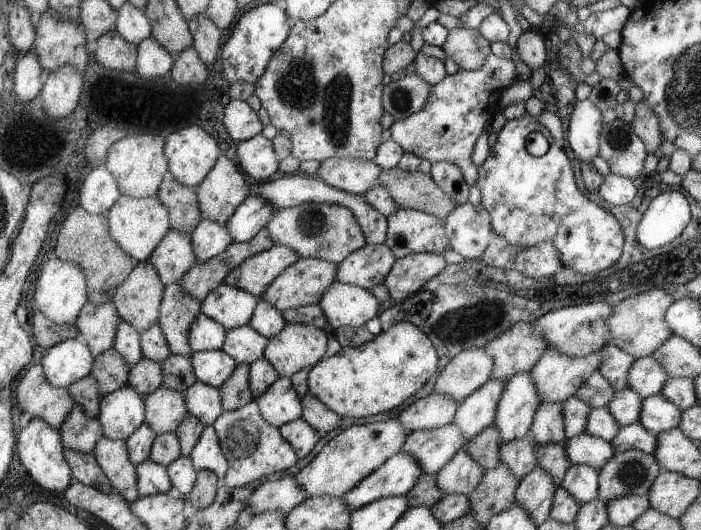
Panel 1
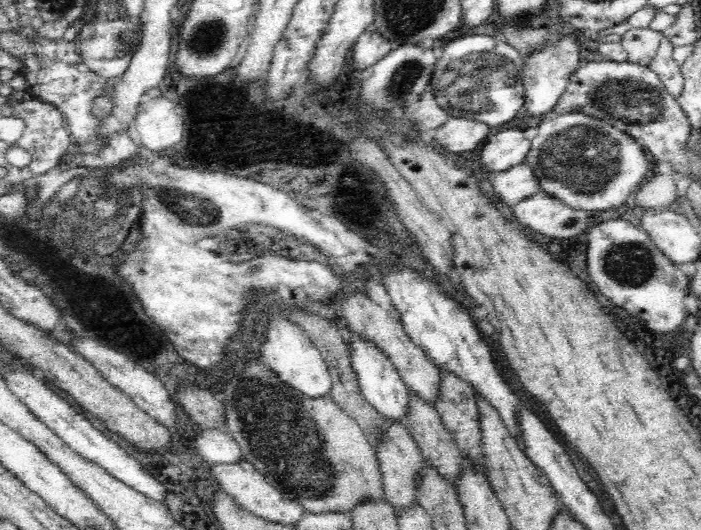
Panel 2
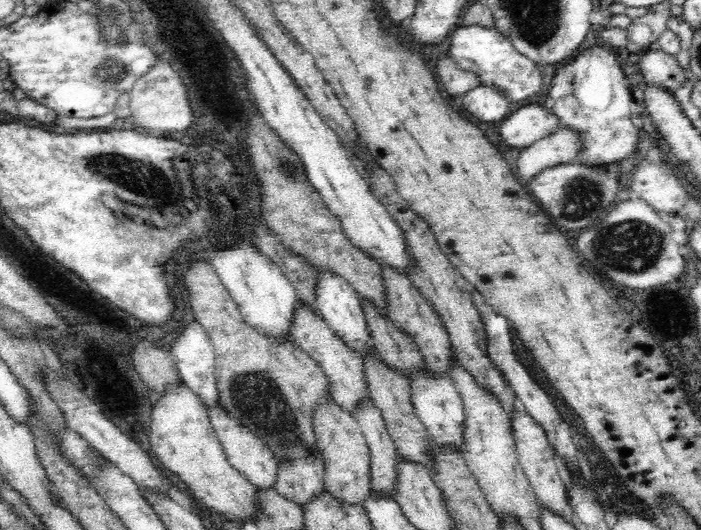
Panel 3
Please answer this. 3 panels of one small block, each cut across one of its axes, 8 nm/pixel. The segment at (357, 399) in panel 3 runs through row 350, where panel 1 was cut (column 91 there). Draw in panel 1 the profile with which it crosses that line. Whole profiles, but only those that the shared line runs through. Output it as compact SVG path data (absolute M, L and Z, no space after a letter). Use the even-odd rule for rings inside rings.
M87 301L74 325L81 340L87 343L91 353L97 357L114 346L120 321L119 313L112 301L98 306Z

